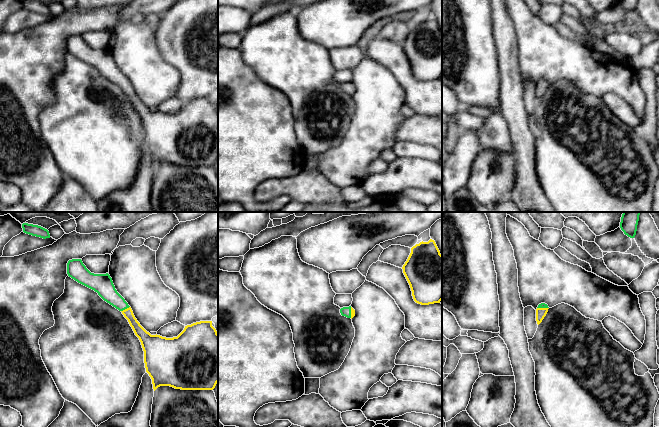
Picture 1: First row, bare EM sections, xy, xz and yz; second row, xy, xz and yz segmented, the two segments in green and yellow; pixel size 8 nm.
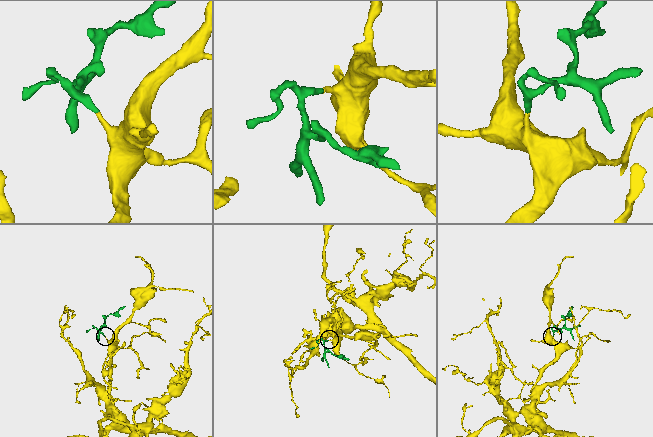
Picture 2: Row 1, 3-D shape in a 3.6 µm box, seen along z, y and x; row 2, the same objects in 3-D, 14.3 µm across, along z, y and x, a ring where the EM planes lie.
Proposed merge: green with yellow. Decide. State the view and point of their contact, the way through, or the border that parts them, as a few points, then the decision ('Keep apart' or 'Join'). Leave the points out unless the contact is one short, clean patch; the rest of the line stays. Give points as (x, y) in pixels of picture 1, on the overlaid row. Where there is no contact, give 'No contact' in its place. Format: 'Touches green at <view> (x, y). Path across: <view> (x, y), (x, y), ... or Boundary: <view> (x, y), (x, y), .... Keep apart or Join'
Touches green at xy (125, 308). Path across: xy (104, 286), (125, 308), (140, 332). Join

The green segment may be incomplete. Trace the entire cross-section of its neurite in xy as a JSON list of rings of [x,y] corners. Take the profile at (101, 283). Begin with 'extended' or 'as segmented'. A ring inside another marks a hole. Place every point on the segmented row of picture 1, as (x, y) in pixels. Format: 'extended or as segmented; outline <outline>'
extended; outline [[[72,259],[67,263],[67,274],[97,292],[128,320],[141,342],[146,372],[152,379],[154,391],[160,386],[181,390],[215,388],[218,383],[218,333],[212,321],[187,325],[173,338],[151,335],[137,321],[108,273],[91,273],[81,259]]]

